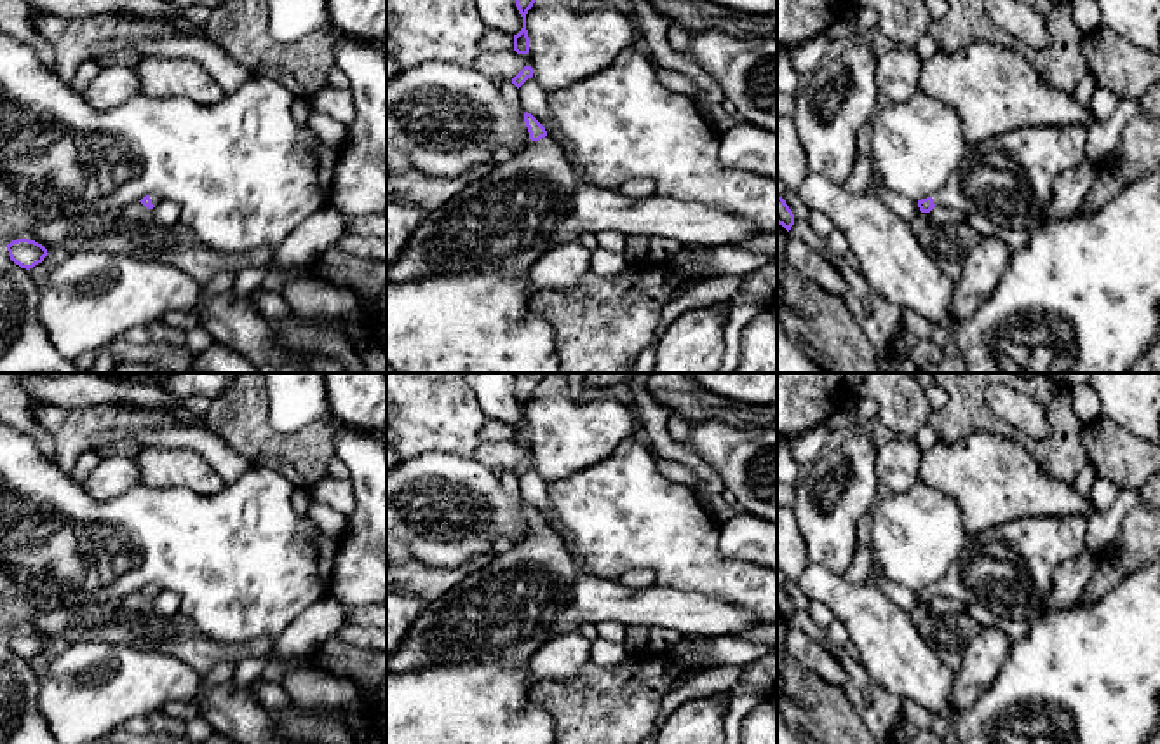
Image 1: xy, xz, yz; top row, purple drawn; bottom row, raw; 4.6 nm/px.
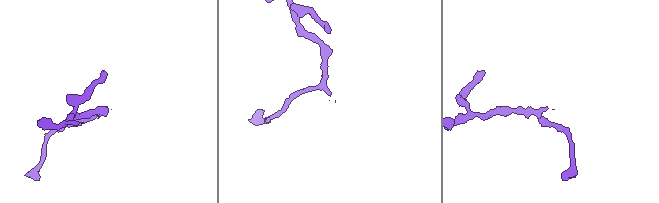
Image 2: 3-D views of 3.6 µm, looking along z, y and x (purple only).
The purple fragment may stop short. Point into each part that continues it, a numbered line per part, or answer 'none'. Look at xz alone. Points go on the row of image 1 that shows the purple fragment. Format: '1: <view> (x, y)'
1: xz (502, 223)

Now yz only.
1: yz (1009, 178)

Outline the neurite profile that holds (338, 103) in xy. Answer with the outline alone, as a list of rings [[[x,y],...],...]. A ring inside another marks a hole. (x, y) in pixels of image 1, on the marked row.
[[[327,85],[315,94],[310,106],[341,124],[350,125],[355,122],[355,101],[350,89],[336,89]]]

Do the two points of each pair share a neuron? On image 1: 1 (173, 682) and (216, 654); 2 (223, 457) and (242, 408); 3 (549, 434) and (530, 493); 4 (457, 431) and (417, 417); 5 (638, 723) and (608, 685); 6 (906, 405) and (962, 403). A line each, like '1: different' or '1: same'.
1: different
2: different
3: different
4: same
5: same
6: different

